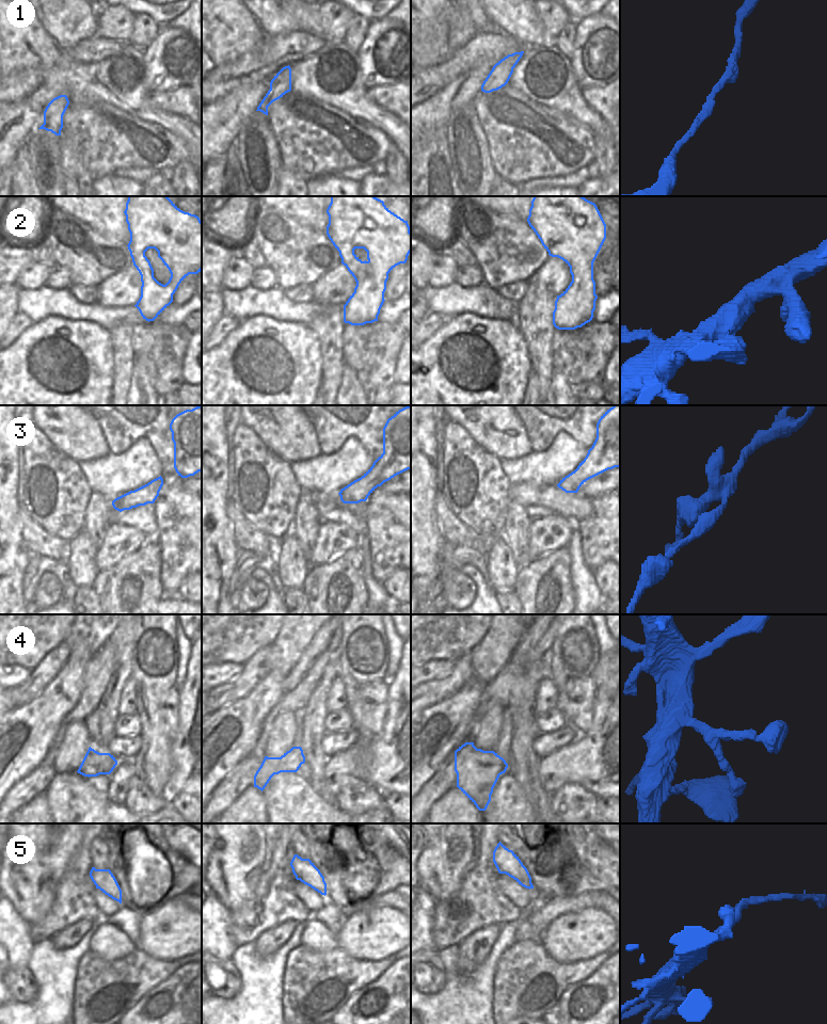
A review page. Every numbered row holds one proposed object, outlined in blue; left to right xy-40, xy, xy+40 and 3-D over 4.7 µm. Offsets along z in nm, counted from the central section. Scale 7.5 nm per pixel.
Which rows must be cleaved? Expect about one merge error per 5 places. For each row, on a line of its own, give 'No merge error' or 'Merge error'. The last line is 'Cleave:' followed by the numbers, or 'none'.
1: No merge error
2: No merge error
3: No merge error
4: No merge error
5: Merge error
Cleave: 5.

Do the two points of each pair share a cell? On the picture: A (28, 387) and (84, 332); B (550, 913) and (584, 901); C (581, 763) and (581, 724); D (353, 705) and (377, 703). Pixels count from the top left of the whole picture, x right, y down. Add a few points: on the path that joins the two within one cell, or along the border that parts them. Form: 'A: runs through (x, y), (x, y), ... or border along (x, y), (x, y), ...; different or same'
A: runs through (27, 364), (26, 356), (33, 344), (61, 326); same
B: runs through (558, 907), (575, 905); same
C: border along (590, 722), (590, 728), (574, 740); different
D: border along (364, 682), (359, 690), (363, 712), (380, 721); different

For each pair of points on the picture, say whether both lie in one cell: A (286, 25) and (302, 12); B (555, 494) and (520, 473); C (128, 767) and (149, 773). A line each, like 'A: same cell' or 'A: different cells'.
A: different cells
B: different cells
C: different cells

